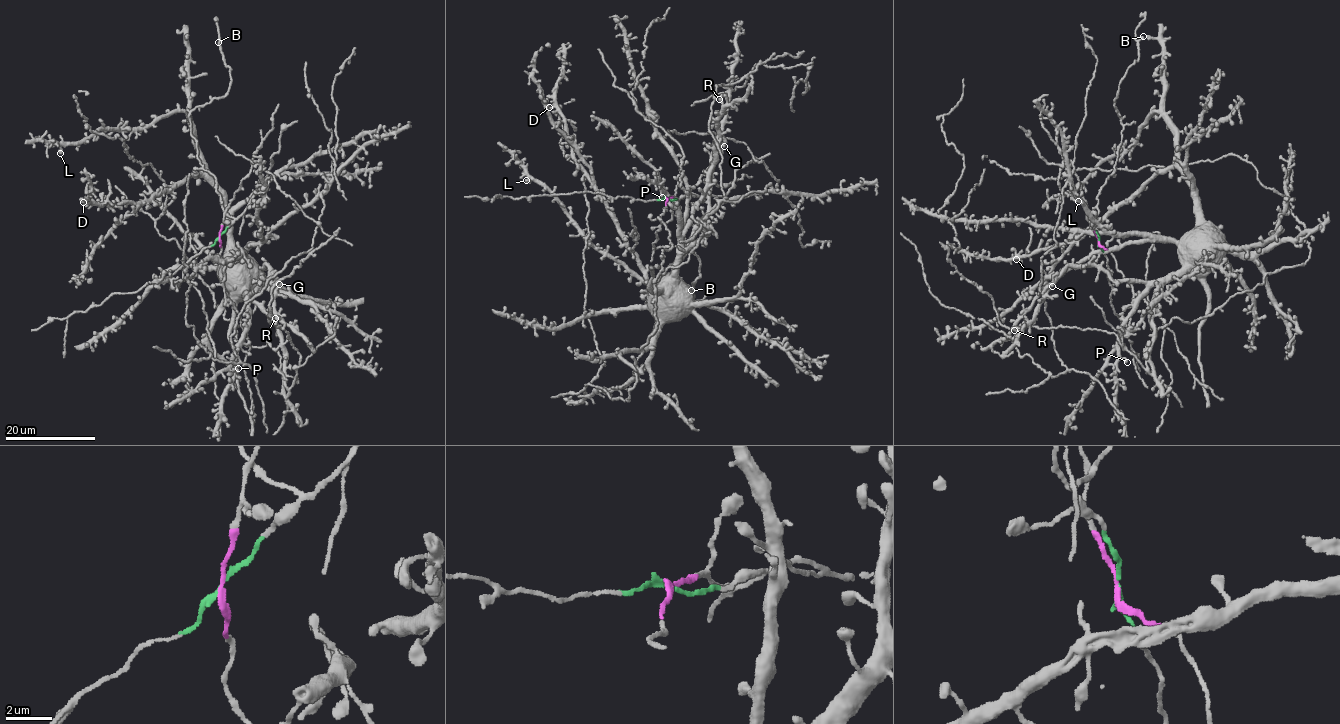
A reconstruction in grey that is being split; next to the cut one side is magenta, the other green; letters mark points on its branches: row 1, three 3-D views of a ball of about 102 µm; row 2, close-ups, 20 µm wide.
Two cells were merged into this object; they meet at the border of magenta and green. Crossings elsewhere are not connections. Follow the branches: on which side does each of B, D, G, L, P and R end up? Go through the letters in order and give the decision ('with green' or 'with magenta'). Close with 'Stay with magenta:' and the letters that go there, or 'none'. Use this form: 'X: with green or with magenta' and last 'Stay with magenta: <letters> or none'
B: with green
D: with magenta
G: with magenta
L: with magenta
P: with magenta
R: with magenta
Stay with magenta: D, G, L, P, R

